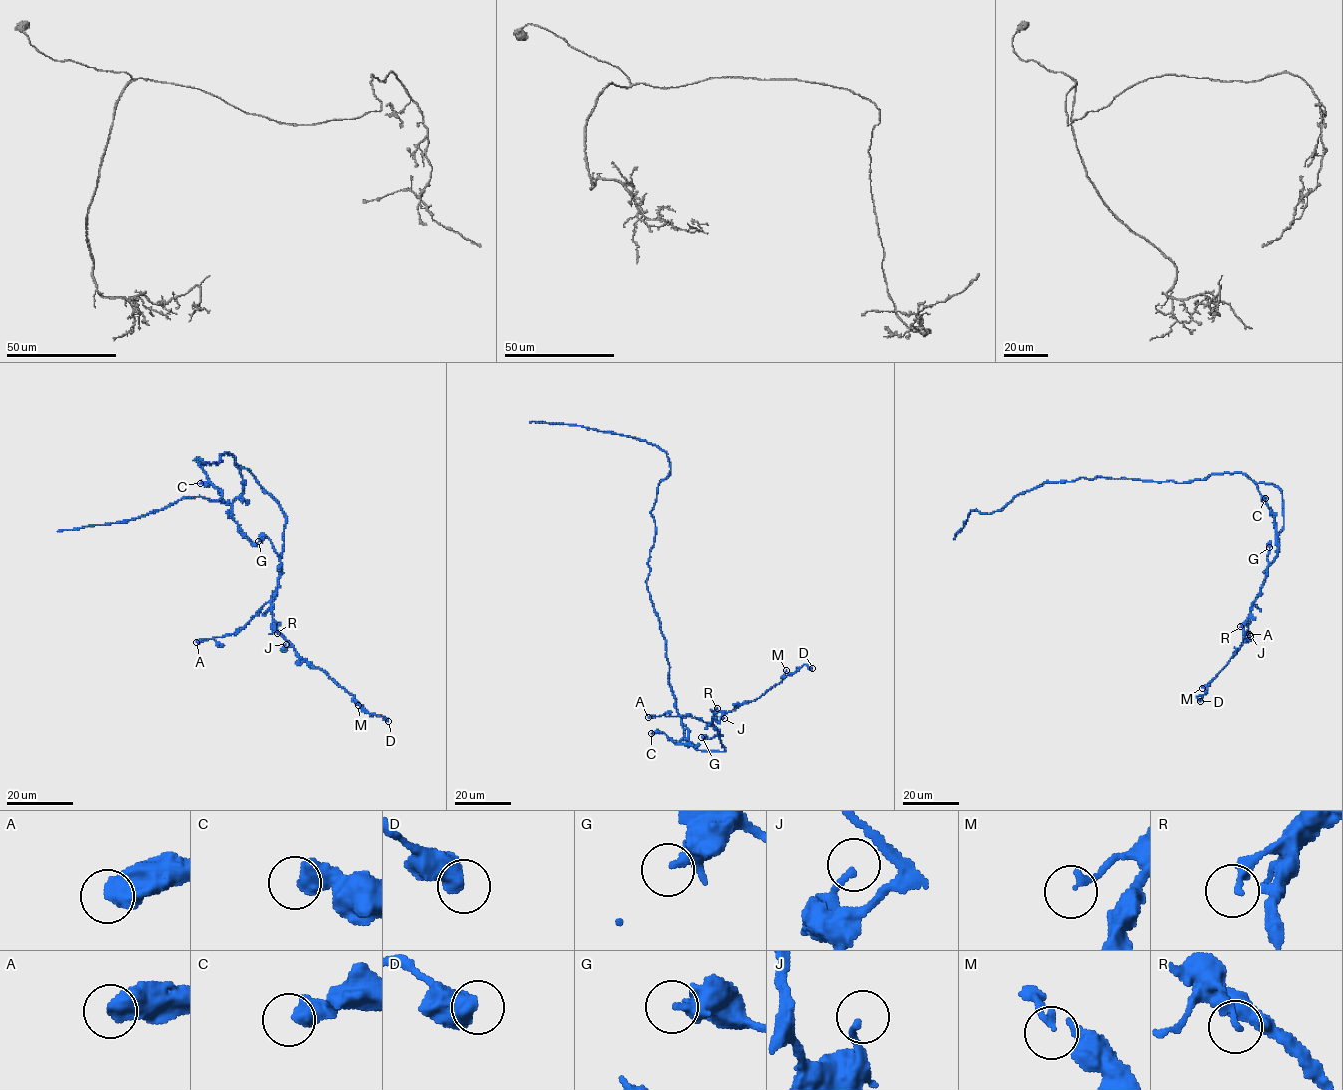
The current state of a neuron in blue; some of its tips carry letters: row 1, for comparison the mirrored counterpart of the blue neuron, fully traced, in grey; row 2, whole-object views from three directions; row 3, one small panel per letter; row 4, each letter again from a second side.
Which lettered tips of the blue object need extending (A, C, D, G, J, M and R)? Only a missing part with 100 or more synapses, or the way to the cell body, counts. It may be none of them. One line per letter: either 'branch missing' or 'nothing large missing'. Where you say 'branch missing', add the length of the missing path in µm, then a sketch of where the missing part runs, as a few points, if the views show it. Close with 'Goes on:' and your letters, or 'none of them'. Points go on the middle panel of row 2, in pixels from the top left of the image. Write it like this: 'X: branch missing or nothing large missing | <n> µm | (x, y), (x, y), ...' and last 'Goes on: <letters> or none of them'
A: nothing large missing
C: nothing large missing
D: nothing large missing
G: nothing large missing
J: nothing large missing
M: nothing large missing
R: nothing large missing
Goes on: none of them

